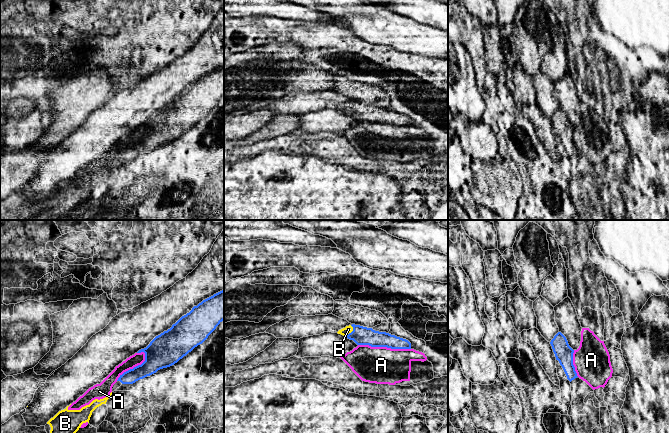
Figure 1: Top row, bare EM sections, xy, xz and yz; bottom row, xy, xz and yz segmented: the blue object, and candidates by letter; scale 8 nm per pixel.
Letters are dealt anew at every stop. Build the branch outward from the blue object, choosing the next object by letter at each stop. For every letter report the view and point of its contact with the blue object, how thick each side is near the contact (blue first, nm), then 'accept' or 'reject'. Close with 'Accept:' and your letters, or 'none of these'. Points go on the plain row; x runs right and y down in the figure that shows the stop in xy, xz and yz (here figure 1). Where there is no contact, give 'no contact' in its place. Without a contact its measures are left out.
A: meets blue in xz at (384, 122); 150 nm thick on the blue side, 300 nm on the other; reject
B: meets blue in xz at (352, 107); 150 nm thick on the blue side, 60 nm on the other; accept
Accept: B

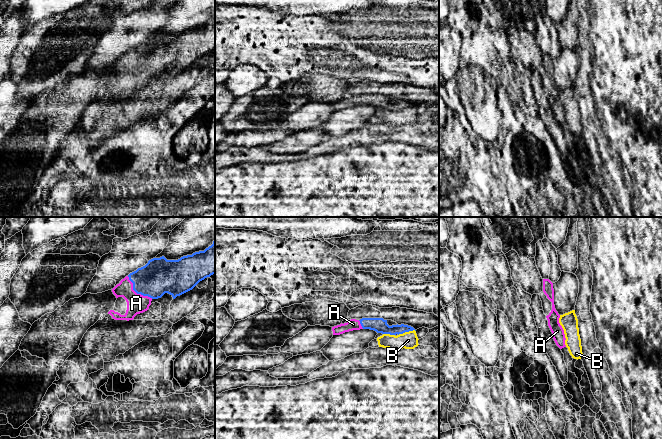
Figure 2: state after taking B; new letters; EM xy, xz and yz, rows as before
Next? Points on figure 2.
A: meets blue in xy at (136, 68); 280 nm thick on the blue side, 160 nm on the other; accept
B: meets blue in xz at (406, 107); 120 nm thick on the blue side, 140 nm on the other; reject
Accept: A

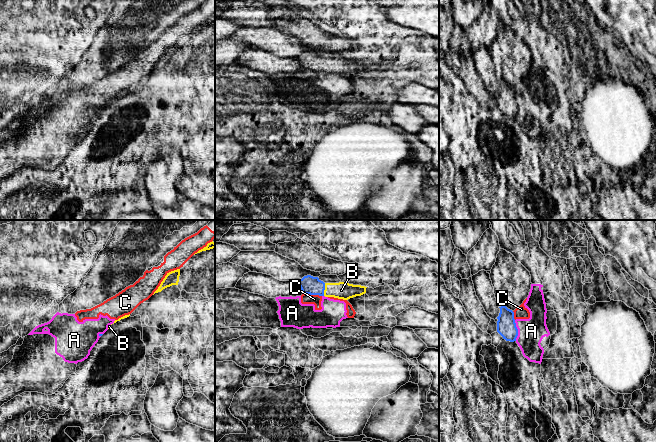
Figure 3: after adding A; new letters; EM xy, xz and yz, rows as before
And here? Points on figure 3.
A: meets blue in yz at (517, 106); 160 nm thick on the blue side, 220 nm on the other; reject
B: meets blue in xz at (324, 65); 150 nm thick on the blue side, 140 nm on the other; accept
C: meets blue in xz at (313, 70); 150 nm thick on the blue side, 80 nm on the other; reject
Accept: B

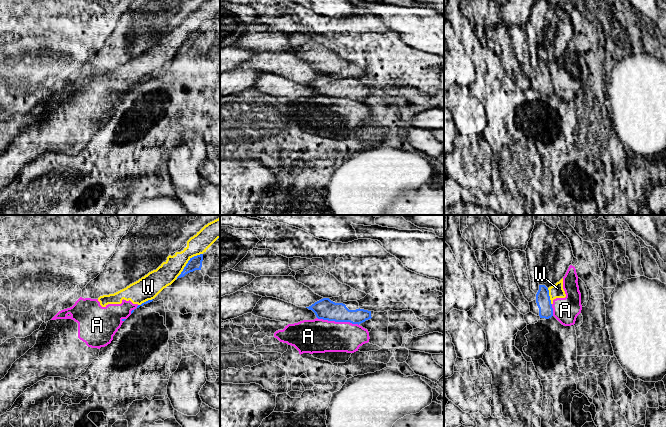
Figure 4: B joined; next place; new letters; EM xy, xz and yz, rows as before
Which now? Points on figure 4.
A: meets blue in xz at (338, 97); 170 nm thick on the blue side, 280 nm on the other; reject
W: meets blue in xy at (187, 39); 110 nm thick on the blue side, 170 nm on the other; reject
Accept: none of these

